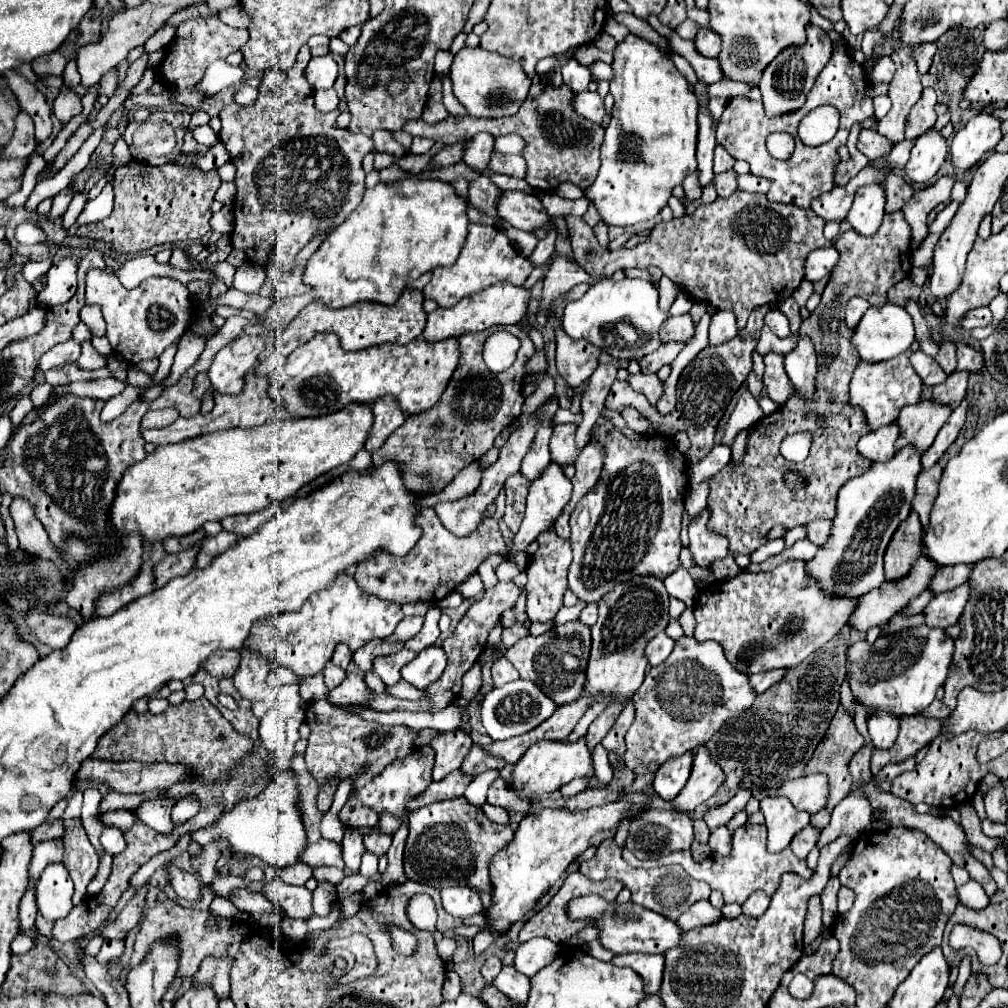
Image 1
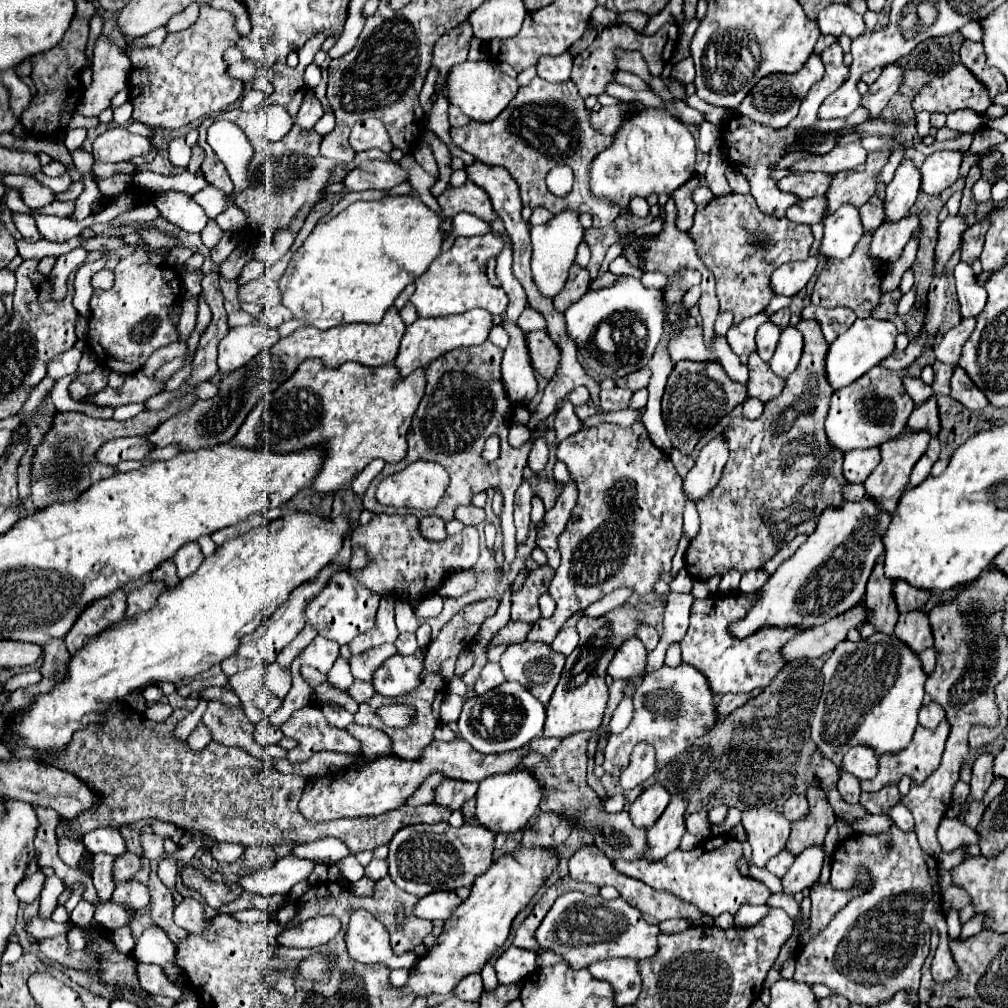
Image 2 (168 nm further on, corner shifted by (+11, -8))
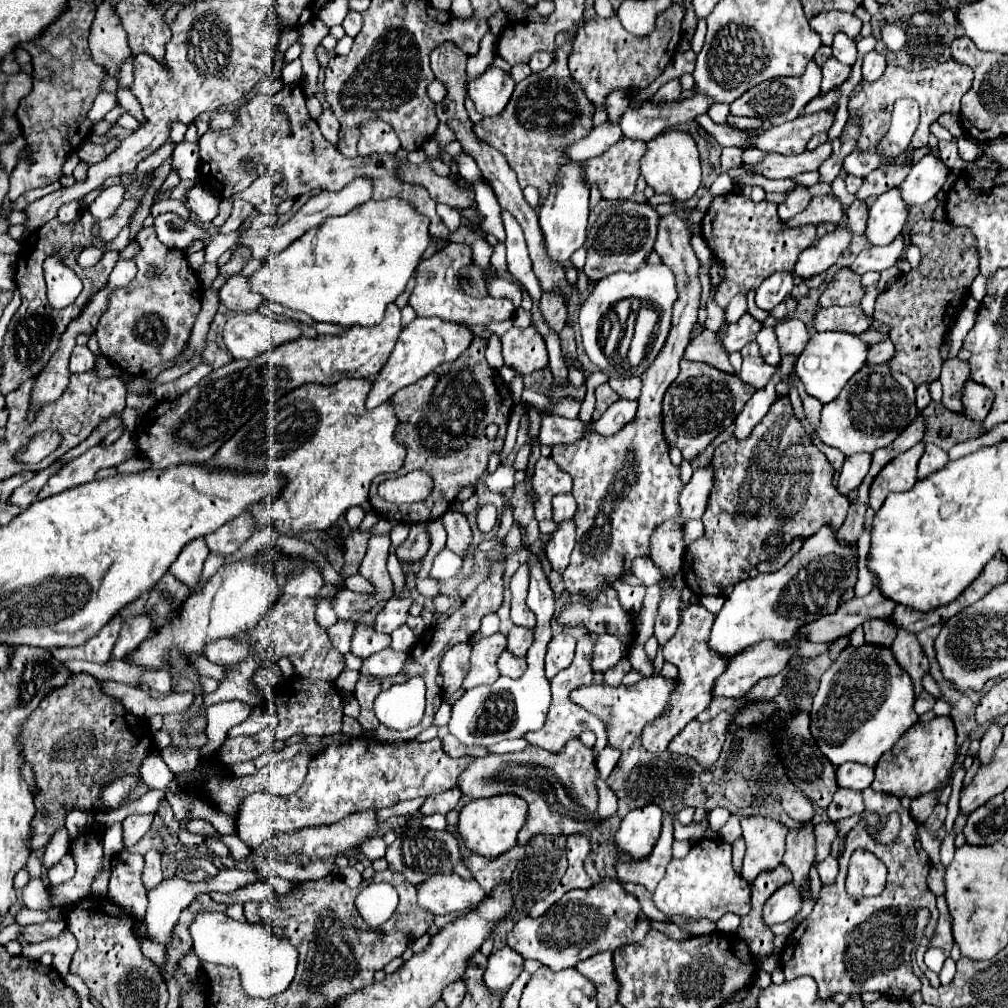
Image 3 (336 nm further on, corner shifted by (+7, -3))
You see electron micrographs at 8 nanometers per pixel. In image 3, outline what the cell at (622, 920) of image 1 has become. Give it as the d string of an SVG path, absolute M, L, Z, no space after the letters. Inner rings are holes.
M602 879L598 885L592 885L590 889L576 889L568 891L556 905L552 905L544 915L540 917L524 917L520 919L514 929L508 933L506 943L510 949L520 953L524 959L536 959L542 965L546 965L550 971L562 971L568 967L574 967L578 961L584 961L596 953L602 951L616 951L622 945L636 943L644 939L644 935L650 931L648 919L640 913L638 899L628 893L624 887L620 887L618 881Z

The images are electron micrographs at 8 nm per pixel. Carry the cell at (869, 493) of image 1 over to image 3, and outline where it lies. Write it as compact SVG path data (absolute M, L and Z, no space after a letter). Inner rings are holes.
M822 527L804 541L802 549L782 569L736 583L714 619L708 639L710 651L720 657L732 657L736 651L744 651L744 647L760 641L790 641L796 627L834 613L840 595L844 595L844 587L858 581L858 567L856 559L852 559L852 551L840 547L832 535L836 533L830 527Z

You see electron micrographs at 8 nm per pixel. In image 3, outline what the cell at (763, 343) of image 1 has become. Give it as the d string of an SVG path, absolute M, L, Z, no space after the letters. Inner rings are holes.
M750 313L742 315L736 323L728 323L726 331L722 335L722 347L728 353L740 351L746 343L756 339L756 333L762 329L762 323L758 323Z

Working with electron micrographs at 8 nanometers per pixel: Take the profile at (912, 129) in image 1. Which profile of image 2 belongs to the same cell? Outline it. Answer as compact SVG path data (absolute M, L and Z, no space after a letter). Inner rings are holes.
M920 112L916 114L916 120L914 120L914 128L916 128L916 134L920 138L924 138L930 130L930 114L928 112Z

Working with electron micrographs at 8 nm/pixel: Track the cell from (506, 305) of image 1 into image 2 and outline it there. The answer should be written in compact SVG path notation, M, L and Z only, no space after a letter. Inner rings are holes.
M474 308L464 314L444 316L444 318L418 318L414 324L406 328L406 334L402 338L402 348L394 360L394 366L400 368L402 376L408 376L418 366L428 366L432 360L444 356L454 348L468 348L482 344L488 338L492 326L494 326L492 314L482 308Z

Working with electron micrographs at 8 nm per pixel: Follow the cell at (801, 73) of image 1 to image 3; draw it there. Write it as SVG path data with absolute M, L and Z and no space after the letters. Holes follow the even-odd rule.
M810 61L806 67L806 73L802 77L780 77L780 79L770 79L770 81L764 81L764 83L752 87L744 95L740 95L734 103L730 103L730 113L768 119L772 125L792 121L800 115L800 111L804 109L804 105L808 101L812 101L814 97L820 95L820 81L822 81L822 71L814 61Z

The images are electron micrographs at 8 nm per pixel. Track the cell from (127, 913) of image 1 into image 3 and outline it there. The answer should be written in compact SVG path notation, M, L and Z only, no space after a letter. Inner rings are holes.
M44 921L44 923L36 923L36 925L24 925L20 929L22 937L26 939L26 943L40 943L52 937L58 937L64 929L62 921Z

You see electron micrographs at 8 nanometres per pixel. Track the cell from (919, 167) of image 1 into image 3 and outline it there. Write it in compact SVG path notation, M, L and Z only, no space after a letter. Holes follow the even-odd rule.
M896 187L886 191L870 207L866 239L870 241L870 245L892 243L902 233L906 217L908 217L908 207L904 207L900 191L896 191Z

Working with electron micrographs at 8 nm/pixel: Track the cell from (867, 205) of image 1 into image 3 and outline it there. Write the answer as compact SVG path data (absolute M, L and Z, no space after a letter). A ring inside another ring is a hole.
M848 227L836 229L828 235L824 235L816 245L808 247L808 251L804 251L798 257L794 275L798 275L800 279L812 279L812 277L824 273L828 267L832 267L836 263L836 259L844 251L844 247L848 247L850 239L852 239L852 231L848 231Z

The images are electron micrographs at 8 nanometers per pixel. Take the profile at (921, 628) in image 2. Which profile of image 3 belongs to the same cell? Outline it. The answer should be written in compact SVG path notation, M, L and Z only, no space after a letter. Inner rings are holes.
M898 631L898 637L892 645L892 653L896 663L910 675L912 683L914 683L914 695L916 699L922 693L922 677L928 673L930 665L928 659L924 657L924 653L920 651L920 645L916 643L916 635L908 635L906 631Z

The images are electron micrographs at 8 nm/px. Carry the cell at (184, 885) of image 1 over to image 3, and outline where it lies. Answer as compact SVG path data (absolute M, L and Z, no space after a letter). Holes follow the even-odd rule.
M198 913L192 927L194 953L202 963L234 967L240 973L240 983L250 997L268 999L286 991L294 979L298 951L286 939L274 935L268 925L234 921L226 913Z

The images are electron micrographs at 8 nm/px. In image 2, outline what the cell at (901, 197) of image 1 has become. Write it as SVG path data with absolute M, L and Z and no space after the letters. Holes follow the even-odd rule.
M872 196L862 208L860 208L862 224L868 230L876 230L884 222L884 200L878 196Z

